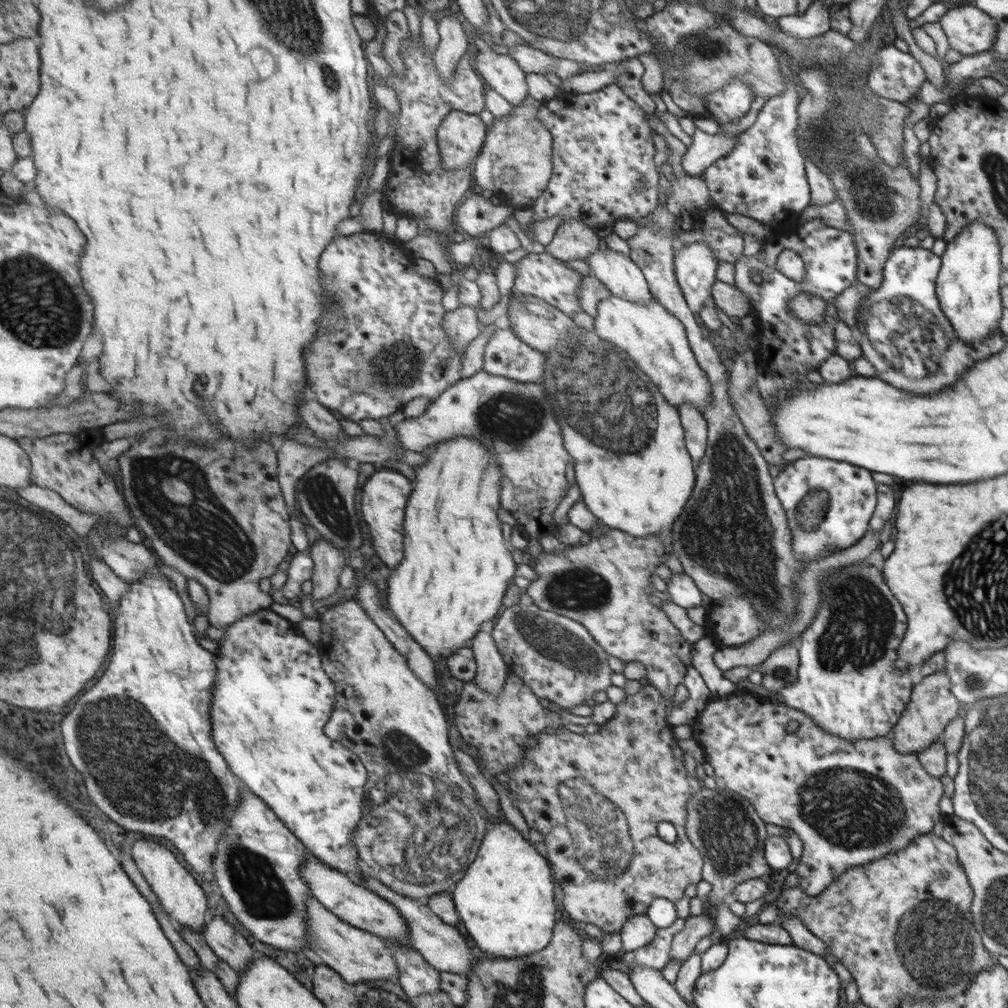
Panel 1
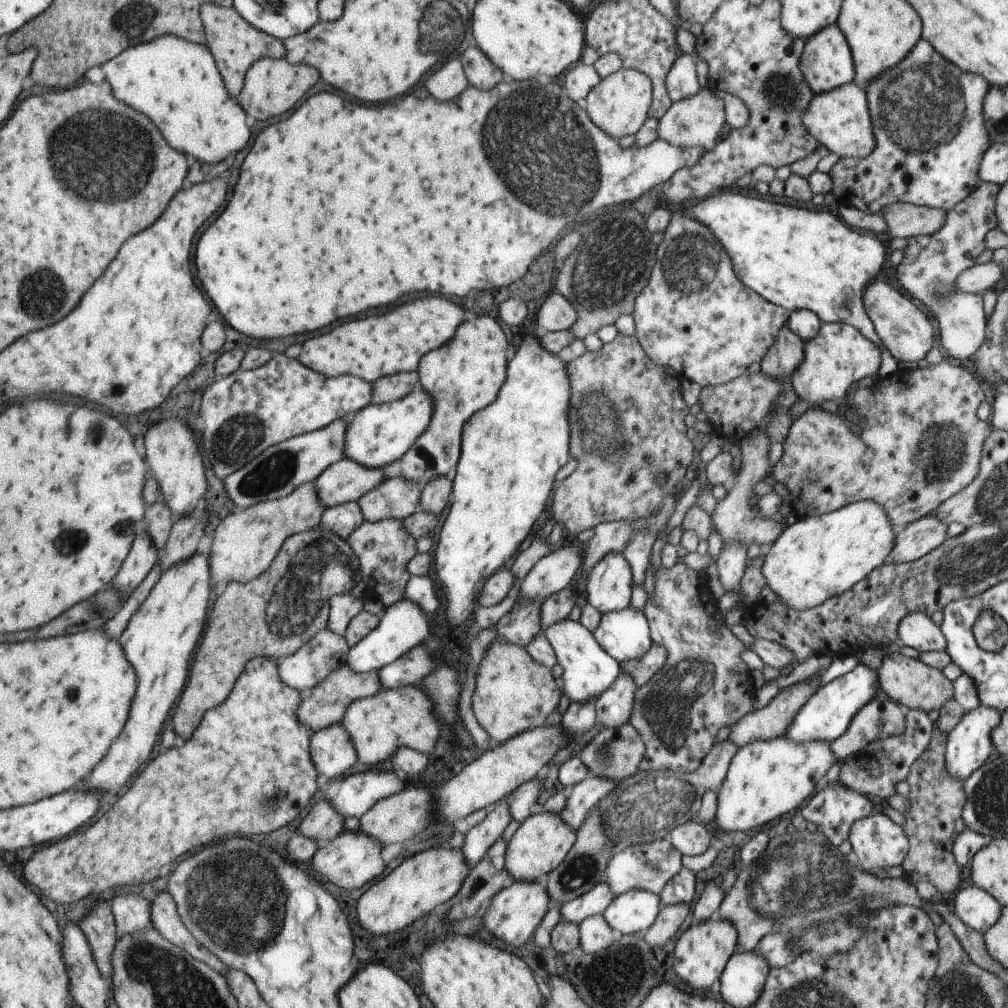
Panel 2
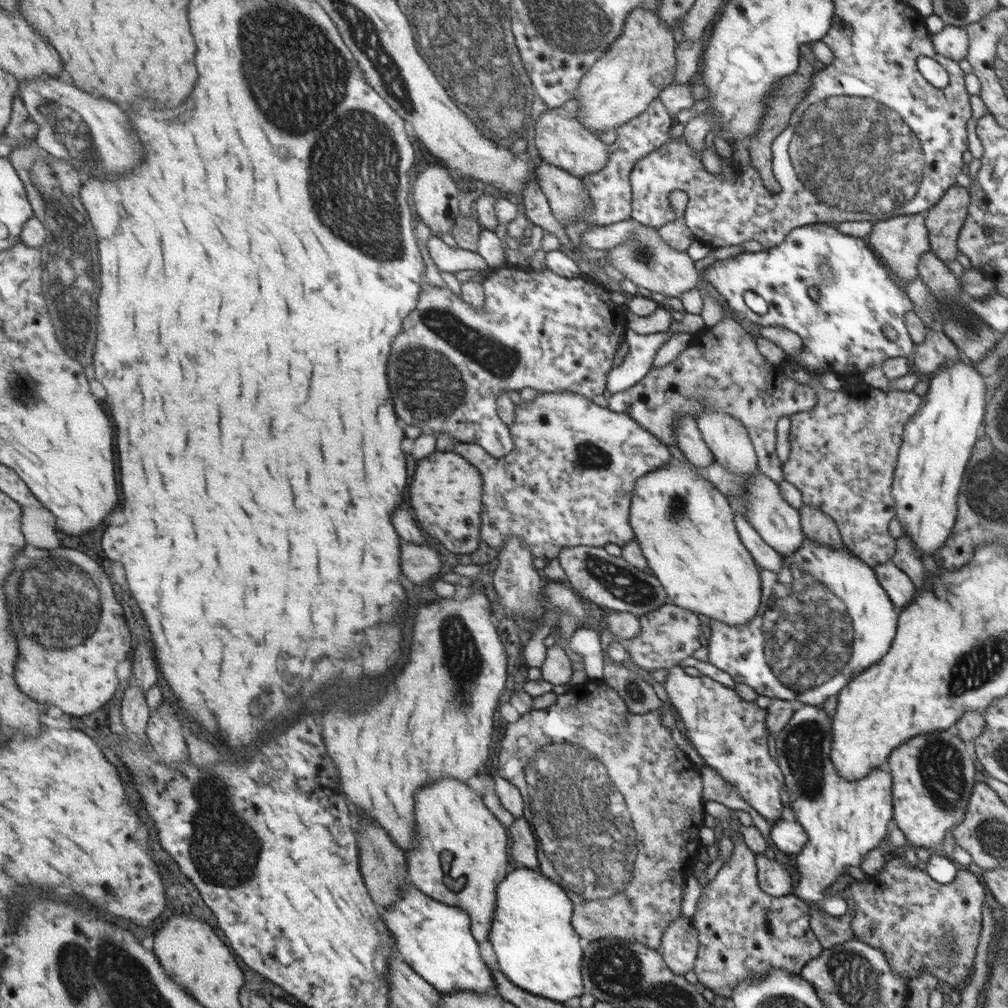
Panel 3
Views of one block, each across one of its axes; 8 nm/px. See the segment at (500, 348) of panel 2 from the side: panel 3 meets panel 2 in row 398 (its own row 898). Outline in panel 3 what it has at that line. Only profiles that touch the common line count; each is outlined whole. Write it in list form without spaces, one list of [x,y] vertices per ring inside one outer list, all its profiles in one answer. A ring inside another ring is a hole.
[[[442,777],[440,781],[432,781],[416,794],[416,827],[417,841],[412,844],[412,849],[405,852],[407,860],[407,876],[410,882],[417,886],[430,898],[448,906],[458,907],[467,911],[471,918],[472,933],[478,943],[482,943],[482,954],[490,958],[490,966],[496,964],[497,955],[492,950],[490,930],[494,909],[496,908],[496,887],[504,877],[514,872],[514,866],[508,862],[508,834],[502,823],[494,816],[485,805],[483,798],[476,793],[474,788],[452,777]]]

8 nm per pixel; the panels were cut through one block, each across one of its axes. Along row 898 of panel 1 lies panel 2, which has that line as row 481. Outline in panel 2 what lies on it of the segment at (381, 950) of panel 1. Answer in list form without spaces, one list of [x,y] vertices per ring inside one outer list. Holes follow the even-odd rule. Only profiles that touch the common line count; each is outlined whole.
[[[310,481],[286,498],[266,501],[246,511],[232,513],[214,533],[211,556],[214,580],[222,582],[227,578],[230,583],[247,583],[262,576],[274,564],[291,536],[322,526],[327,510],[319,484]]]

